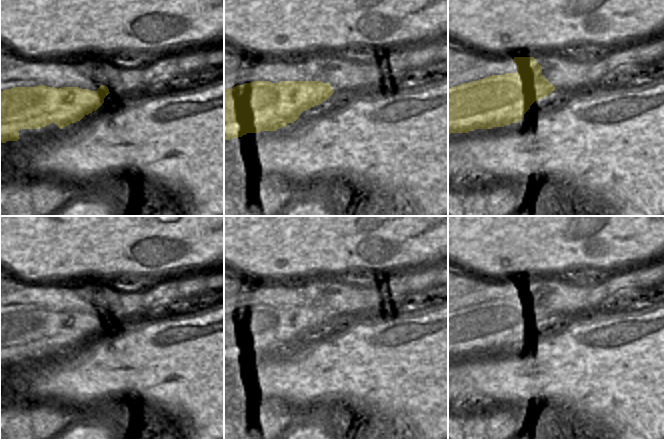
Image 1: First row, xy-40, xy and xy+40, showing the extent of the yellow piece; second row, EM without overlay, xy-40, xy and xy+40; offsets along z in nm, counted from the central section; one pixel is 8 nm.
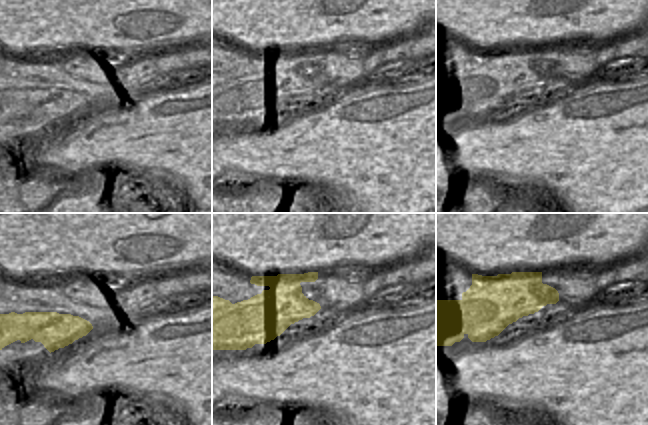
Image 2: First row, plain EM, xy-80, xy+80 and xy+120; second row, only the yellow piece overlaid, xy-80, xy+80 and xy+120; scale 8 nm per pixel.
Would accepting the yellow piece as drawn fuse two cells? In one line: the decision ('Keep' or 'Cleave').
Cleave.

